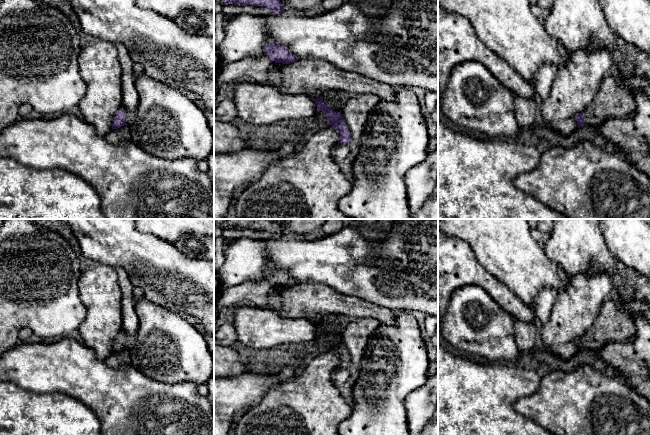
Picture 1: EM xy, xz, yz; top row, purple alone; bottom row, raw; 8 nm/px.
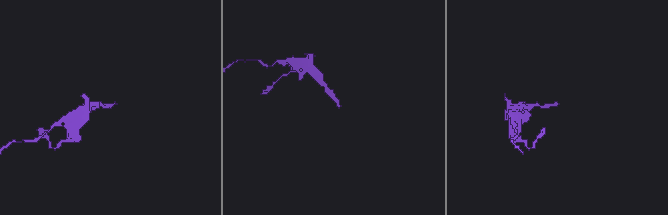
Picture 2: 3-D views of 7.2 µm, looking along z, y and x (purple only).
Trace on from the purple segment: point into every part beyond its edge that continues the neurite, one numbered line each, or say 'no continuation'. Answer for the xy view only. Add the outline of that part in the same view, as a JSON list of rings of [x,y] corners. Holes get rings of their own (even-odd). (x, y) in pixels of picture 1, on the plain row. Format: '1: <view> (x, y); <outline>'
1: xy (129, 340); [[[124,334],[125,335],[125,334]],[[125,335],[125,345],[126,345],[126,348],[129,350],[131,347],[132,347],[132,344],[134,342],[134,337],[131,337],[131,336],[128,336],[128,335]]]

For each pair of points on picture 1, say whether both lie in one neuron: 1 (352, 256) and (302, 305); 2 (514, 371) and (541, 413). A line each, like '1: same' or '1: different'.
1: different
2: different

